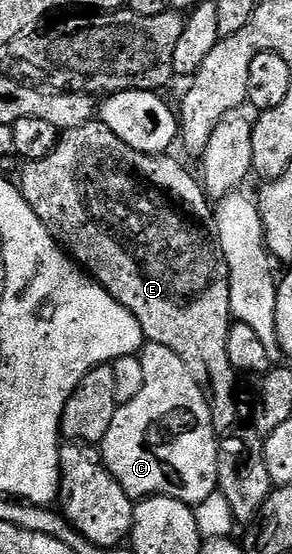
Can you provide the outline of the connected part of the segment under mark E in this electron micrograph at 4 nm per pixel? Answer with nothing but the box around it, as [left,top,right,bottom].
[17,119,273,523]

